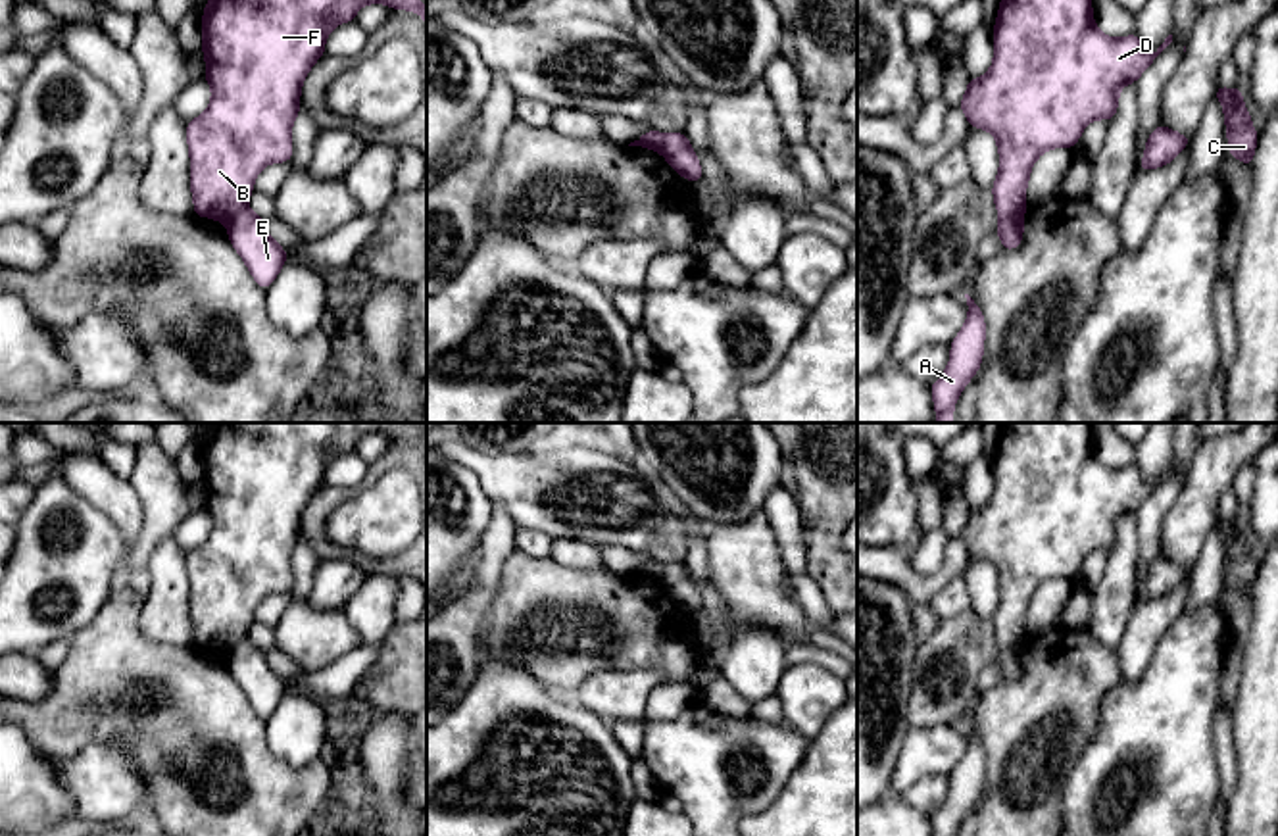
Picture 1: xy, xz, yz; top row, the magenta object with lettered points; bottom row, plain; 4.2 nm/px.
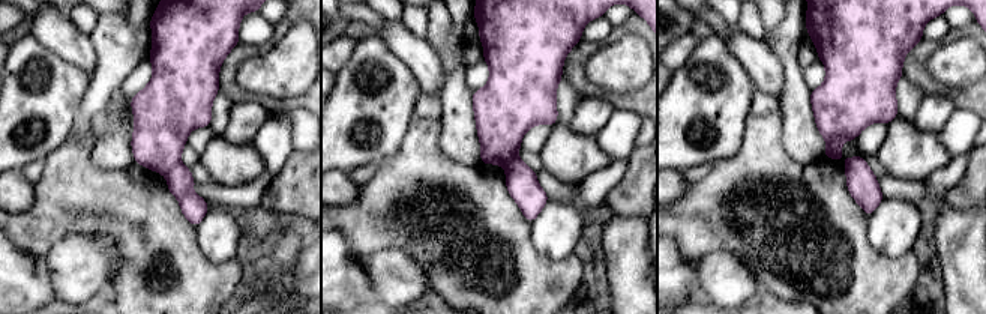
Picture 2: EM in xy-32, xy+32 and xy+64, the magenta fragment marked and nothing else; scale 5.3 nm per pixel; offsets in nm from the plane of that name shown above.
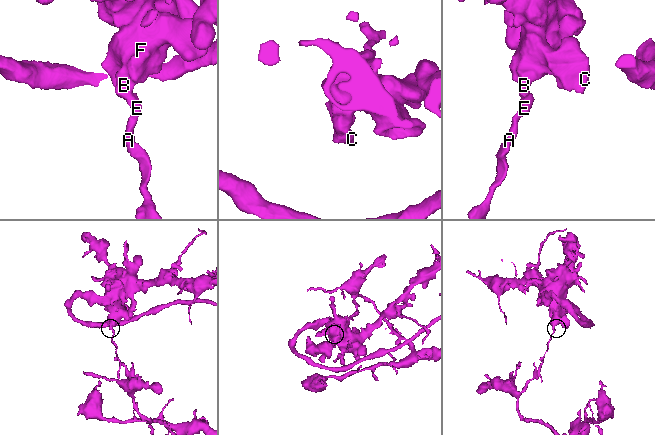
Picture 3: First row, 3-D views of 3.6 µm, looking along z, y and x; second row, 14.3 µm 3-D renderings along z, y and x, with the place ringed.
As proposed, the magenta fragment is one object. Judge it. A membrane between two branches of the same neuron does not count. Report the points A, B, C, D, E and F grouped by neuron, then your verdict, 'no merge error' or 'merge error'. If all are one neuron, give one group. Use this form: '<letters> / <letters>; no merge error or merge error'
A E / B C D F; merge error

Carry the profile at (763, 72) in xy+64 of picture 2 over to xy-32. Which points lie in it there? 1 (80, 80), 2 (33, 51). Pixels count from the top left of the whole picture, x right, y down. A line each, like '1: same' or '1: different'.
1: different
2: different

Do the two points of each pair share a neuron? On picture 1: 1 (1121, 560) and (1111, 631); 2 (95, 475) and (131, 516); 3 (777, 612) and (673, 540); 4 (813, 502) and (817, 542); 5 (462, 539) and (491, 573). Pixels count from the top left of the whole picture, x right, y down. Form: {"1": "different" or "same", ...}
{"1": "same", "2": "same", "3": "different", "4": "same", "5": "different"}

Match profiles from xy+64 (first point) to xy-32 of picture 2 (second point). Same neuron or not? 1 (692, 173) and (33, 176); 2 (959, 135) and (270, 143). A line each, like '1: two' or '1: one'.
1: one
2: one

